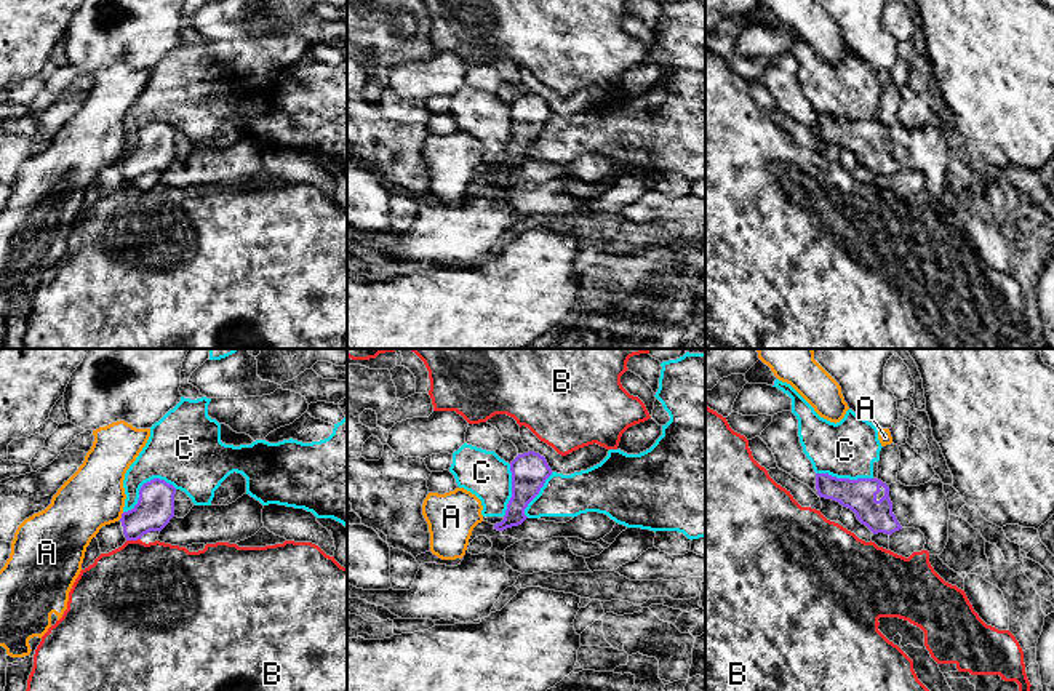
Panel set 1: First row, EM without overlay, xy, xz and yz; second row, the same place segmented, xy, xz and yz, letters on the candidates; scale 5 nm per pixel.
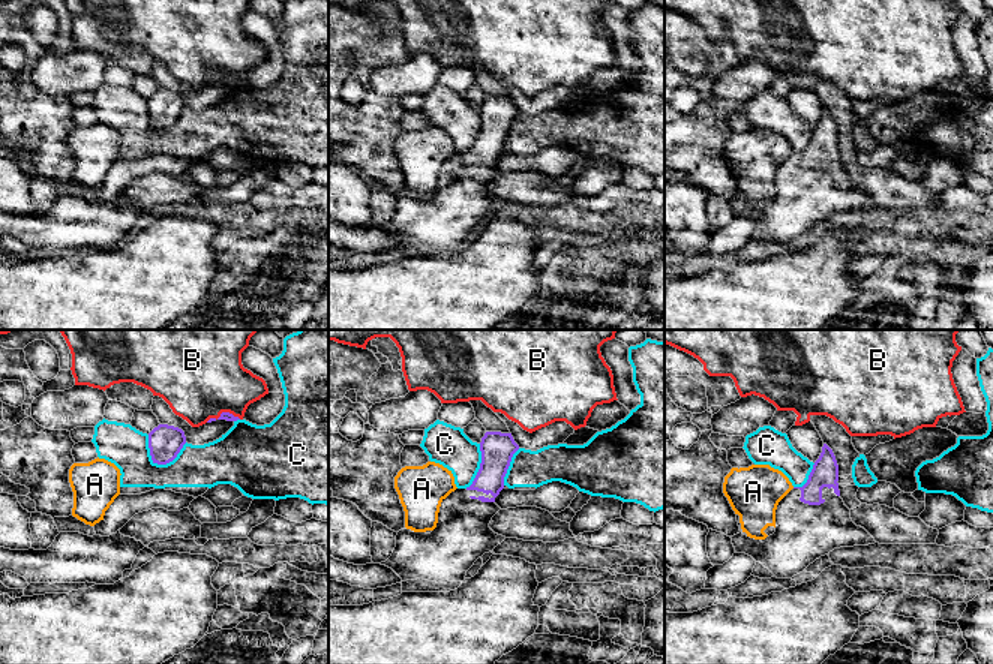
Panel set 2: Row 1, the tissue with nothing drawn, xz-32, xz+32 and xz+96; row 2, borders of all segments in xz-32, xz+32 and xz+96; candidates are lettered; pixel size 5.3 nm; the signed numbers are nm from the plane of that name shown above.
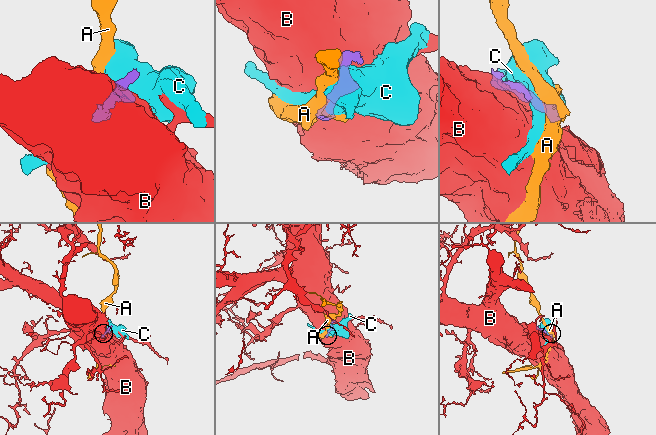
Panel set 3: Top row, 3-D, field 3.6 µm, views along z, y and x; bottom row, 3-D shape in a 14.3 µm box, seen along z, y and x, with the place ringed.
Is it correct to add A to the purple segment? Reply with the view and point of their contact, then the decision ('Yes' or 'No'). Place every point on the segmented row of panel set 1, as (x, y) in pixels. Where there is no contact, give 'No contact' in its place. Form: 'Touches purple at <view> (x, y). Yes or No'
Touches purple at xy (122, 515). No

